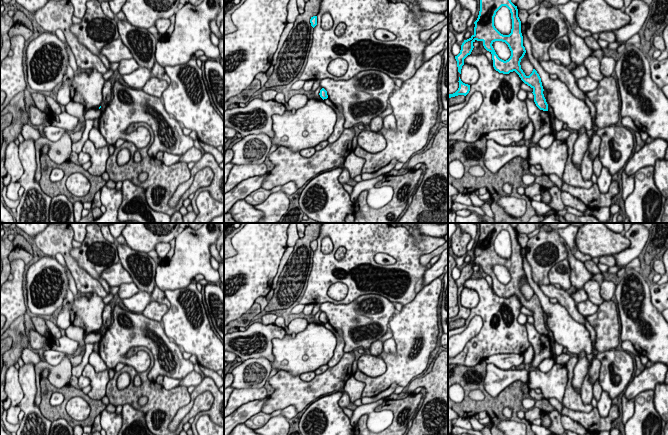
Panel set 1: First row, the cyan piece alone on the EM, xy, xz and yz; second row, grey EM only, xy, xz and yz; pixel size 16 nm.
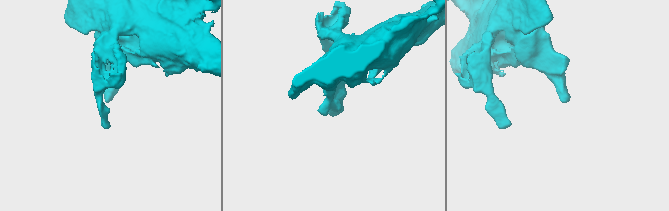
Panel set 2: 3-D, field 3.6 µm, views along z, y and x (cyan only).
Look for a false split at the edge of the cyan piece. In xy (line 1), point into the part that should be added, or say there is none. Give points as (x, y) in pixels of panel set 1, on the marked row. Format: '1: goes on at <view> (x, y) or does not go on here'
1: does not go on here

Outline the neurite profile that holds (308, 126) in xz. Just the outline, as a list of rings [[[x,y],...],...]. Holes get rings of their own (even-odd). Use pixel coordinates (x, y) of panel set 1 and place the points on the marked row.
[[[311,98],[294,114],[287,109],[287,104],[285,107],[283,115],[272,116],[272,145],[300,151],[328,140],[337,121],[337,115],[323,100]]]

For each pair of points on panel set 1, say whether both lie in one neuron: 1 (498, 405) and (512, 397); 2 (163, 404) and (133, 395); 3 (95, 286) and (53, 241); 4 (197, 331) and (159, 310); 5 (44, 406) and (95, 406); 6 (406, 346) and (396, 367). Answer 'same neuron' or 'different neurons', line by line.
1: same neuron
2: same neuron
3: same neuron
4: same neuron
5: same neuron
6: same neuron

